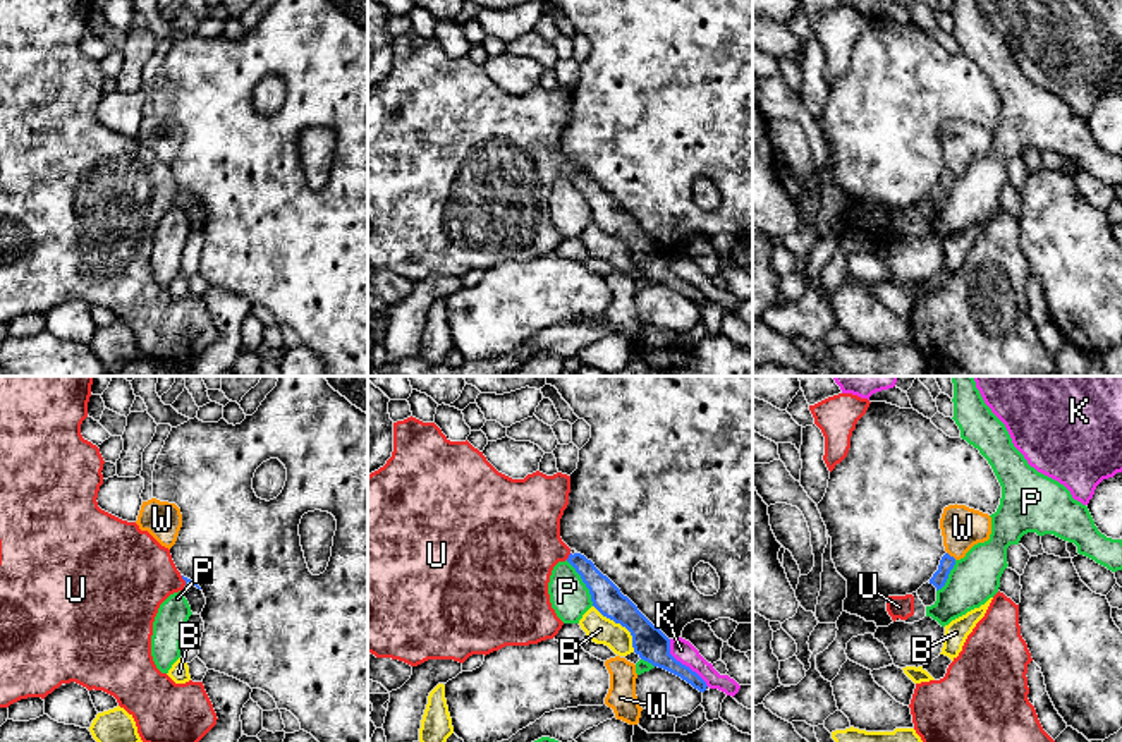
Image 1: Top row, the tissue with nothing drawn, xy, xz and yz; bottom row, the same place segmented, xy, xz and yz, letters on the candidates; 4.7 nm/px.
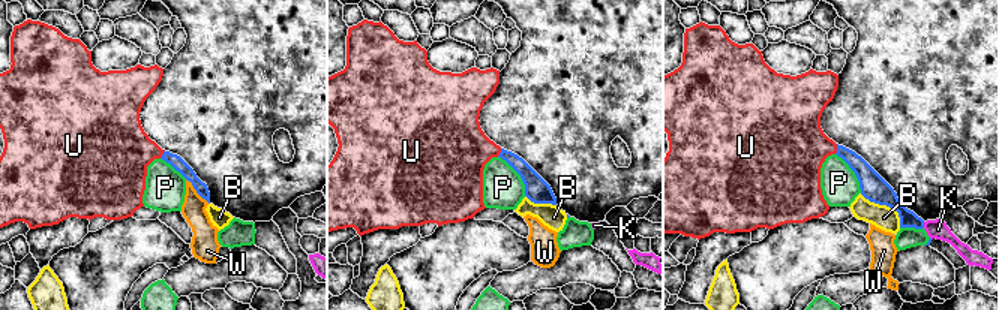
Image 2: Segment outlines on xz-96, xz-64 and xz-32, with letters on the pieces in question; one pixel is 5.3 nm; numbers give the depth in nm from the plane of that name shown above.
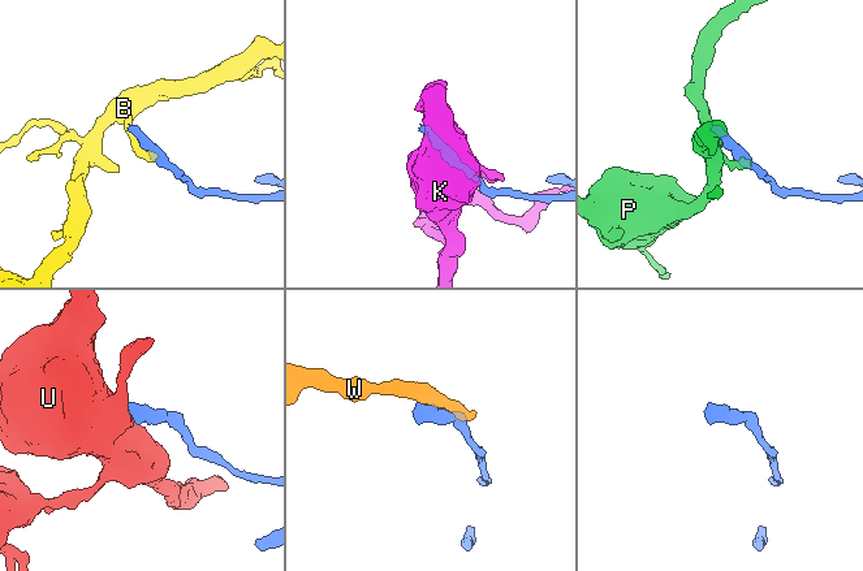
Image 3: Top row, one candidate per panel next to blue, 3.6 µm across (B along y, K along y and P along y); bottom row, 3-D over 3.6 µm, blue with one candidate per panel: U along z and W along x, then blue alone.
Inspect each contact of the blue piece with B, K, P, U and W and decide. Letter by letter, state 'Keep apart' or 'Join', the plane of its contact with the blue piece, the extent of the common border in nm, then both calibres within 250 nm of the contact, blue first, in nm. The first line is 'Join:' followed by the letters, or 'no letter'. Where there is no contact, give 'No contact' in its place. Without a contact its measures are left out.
Join: U
B: Keep apart. Touches blue in xz. Shared border 300 nm. Thickness 160 nm (blue) against 130 nm
K: Keep apart. Touches blue in xz. Shared border 300 nm. Thickness 160 nm (blue) against 100 nm
P: Keep apart. Touches blue in xz. Shared border 260 nm. Thickness 140 nm (blue) against 190 nm
U: Join. Touches blue in xz. Shared border 40 nm. Thickness 140 nm (blue) against 400 nm
W: Keep apart. Touches blue in yz. Shared border 60 nm. Thickness 70 nm (blue) against 200 nm

